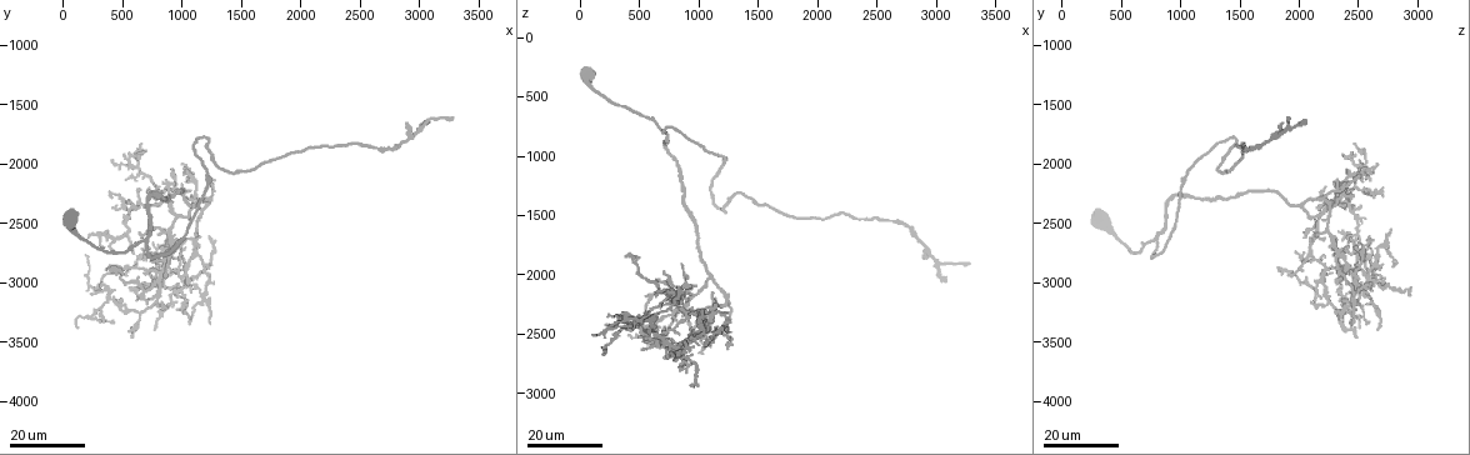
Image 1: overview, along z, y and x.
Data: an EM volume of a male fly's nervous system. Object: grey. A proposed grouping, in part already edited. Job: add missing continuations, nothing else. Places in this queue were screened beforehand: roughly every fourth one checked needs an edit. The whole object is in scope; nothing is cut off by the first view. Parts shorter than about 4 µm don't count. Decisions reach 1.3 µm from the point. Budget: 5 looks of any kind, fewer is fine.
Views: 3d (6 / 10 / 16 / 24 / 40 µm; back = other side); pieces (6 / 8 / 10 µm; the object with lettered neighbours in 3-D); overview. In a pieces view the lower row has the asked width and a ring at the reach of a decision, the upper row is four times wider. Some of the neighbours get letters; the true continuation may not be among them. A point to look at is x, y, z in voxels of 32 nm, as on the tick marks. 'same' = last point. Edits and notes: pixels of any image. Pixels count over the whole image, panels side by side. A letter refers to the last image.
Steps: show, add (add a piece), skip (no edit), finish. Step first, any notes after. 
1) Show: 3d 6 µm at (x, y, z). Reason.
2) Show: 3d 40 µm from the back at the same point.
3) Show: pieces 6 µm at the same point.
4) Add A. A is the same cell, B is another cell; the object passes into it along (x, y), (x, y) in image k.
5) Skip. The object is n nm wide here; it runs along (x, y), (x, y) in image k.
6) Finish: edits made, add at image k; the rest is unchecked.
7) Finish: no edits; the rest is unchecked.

Show: 3d 24 µm at (900, 2640, 2200).

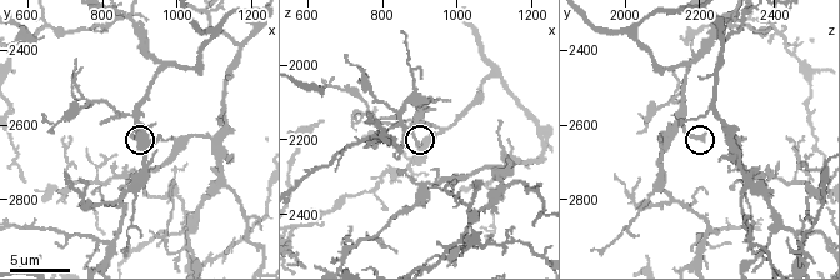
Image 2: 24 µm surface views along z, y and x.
Show: pieces 6 µm at (890, 2630, 2210).

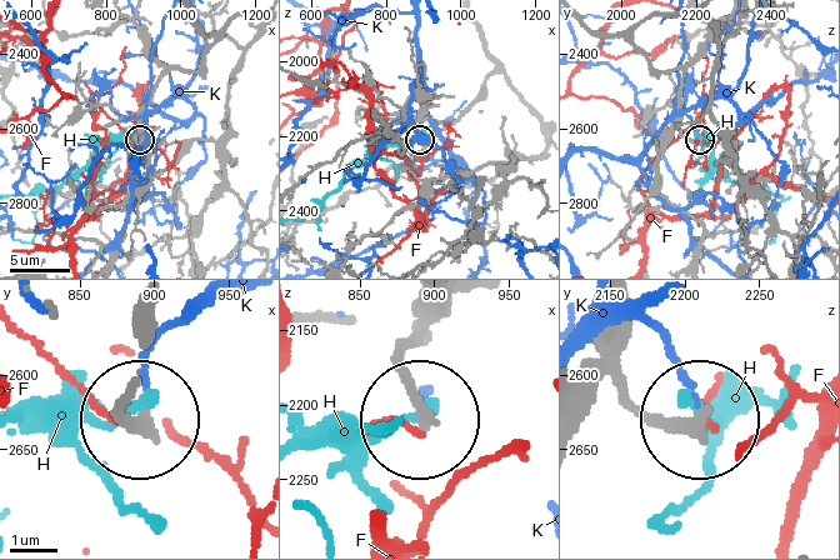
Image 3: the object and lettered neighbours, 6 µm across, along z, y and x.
Skip. F, H and K are other cells; none of them fits.

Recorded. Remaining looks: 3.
Show: 3d 16 µm at (940, 2140, 2280).

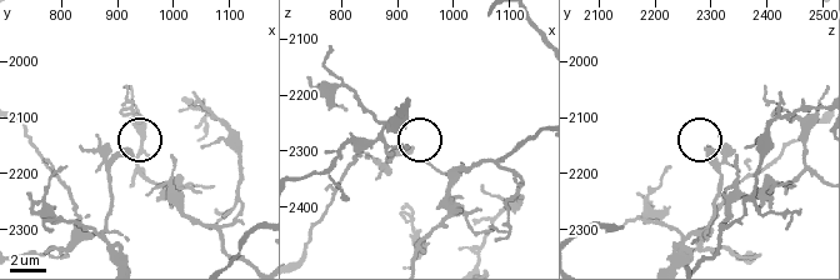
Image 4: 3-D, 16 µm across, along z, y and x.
Show: pieces 10 µm at (920, 2160, 2300).

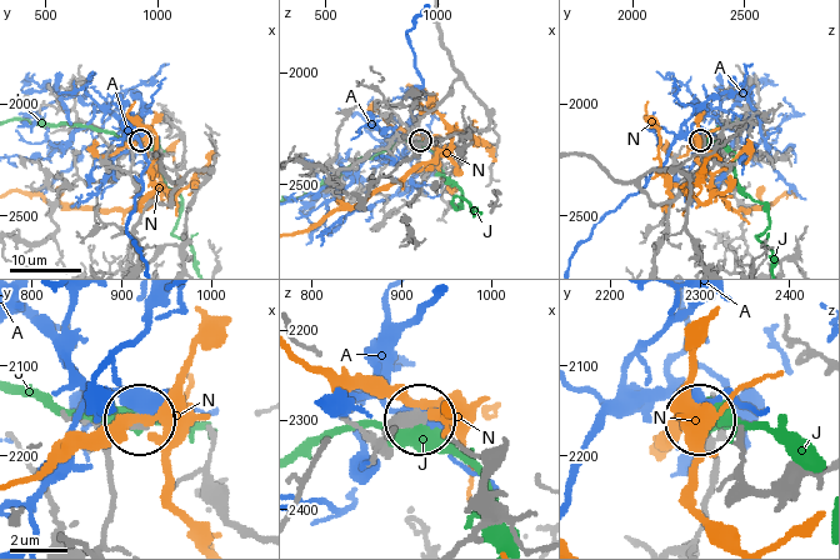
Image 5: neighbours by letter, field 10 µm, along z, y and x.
Skip. A, J and N are other cells; it runs along (103, 538), (108, 451), (134, 419) in image 5; no lettered piece goes on from it.

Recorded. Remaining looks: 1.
Finish: no edits; the rest is unchecked.

